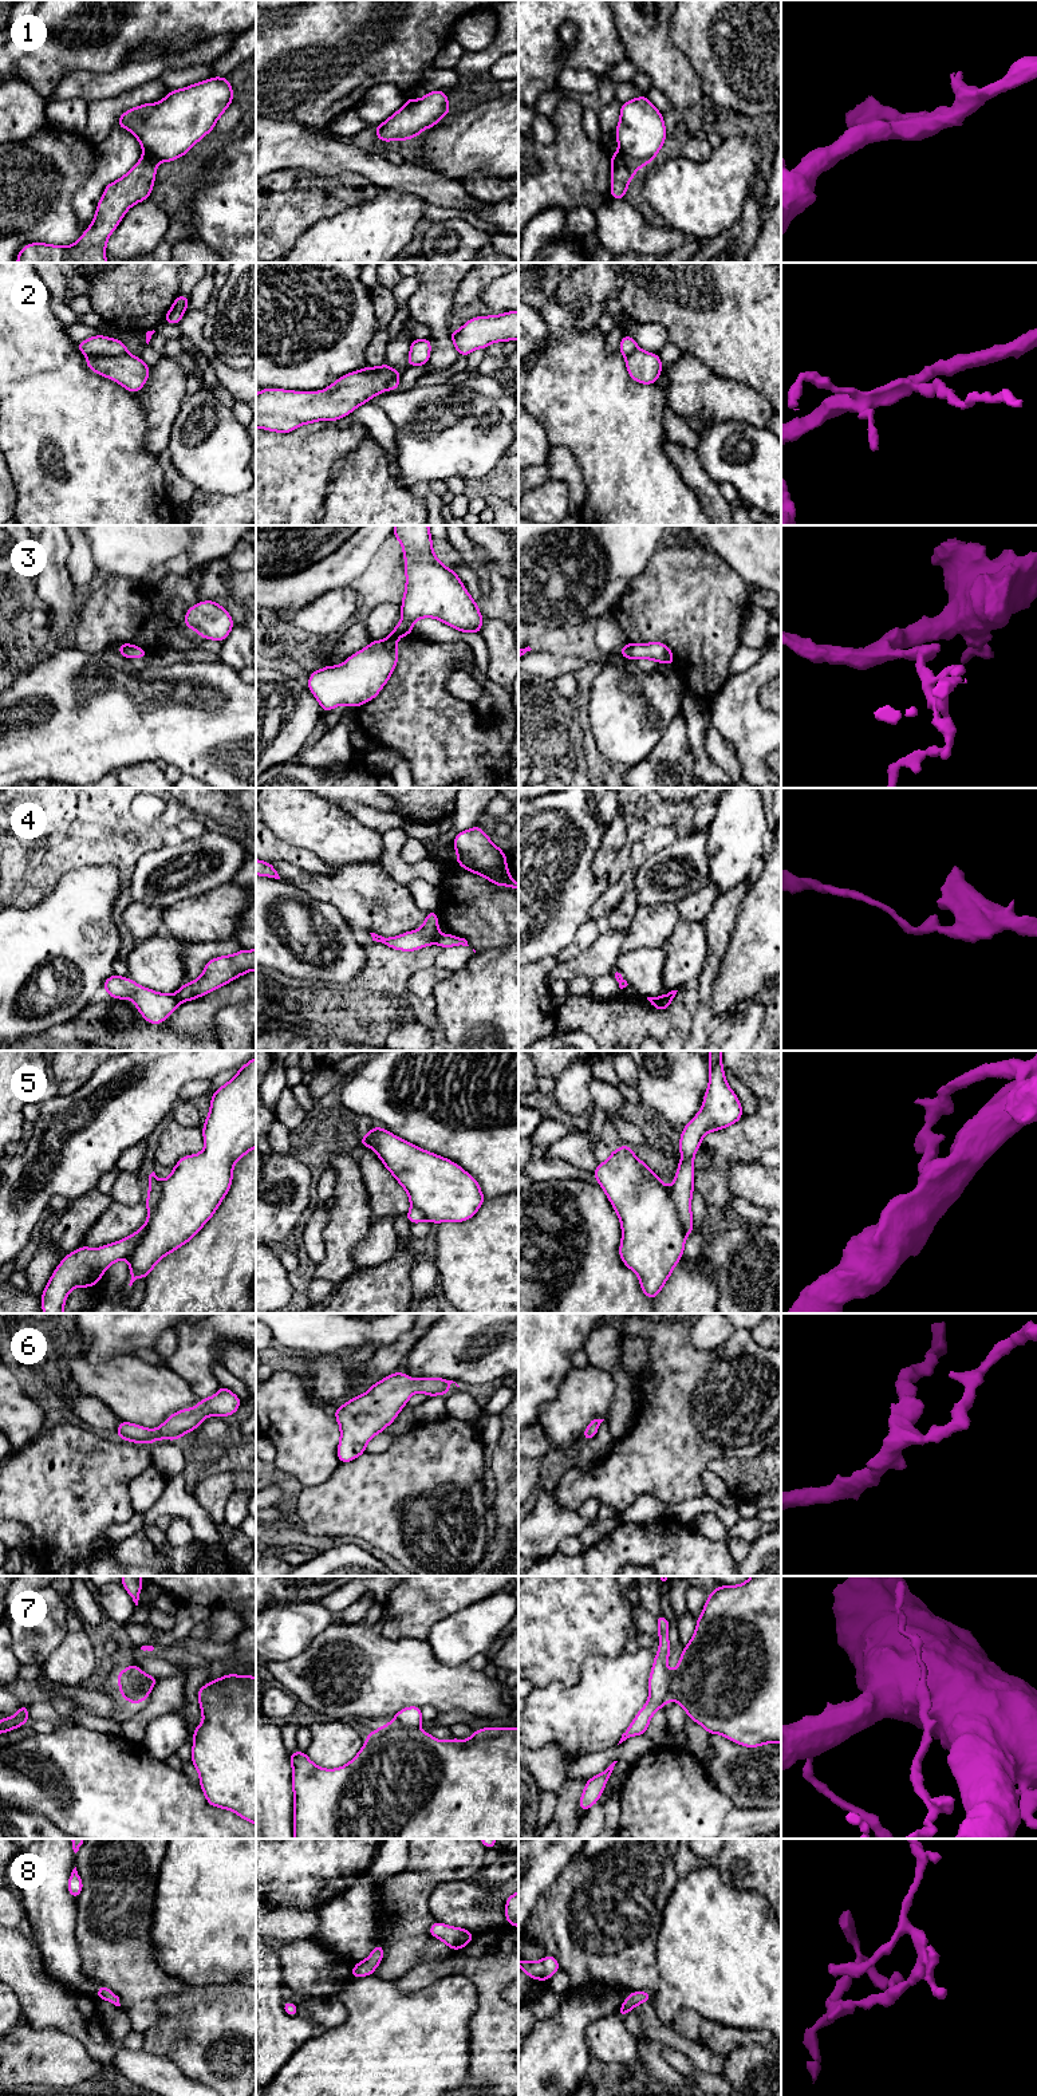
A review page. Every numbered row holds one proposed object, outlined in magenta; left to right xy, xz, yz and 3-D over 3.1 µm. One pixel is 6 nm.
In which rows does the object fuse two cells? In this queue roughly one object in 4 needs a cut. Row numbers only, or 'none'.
1, 4, 5, 7

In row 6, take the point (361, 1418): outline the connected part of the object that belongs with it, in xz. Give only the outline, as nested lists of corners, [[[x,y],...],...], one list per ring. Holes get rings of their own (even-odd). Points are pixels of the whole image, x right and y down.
[[[398,1371],[332,1411],[340,1427],[340,1441],[336,1450],[339,1462],[351,1462],[366,1453],[367,1442],[395,1421],[413,1394],[419,1391],[429,1398],[447,1395],[452,1383],[460,1387],[453,1380],[413,1379]]]

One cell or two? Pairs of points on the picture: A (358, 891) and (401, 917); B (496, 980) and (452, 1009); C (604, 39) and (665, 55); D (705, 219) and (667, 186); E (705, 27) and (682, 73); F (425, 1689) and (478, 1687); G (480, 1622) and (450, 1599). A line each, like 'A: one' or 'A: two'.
A: one
B: one
C: two
D: one
E: two
F: one
G: two

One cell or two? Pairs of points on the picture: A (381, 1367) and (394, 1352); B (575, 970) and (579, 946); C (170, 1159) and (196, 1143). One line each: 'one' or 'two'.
A: one
B: two
C: one

